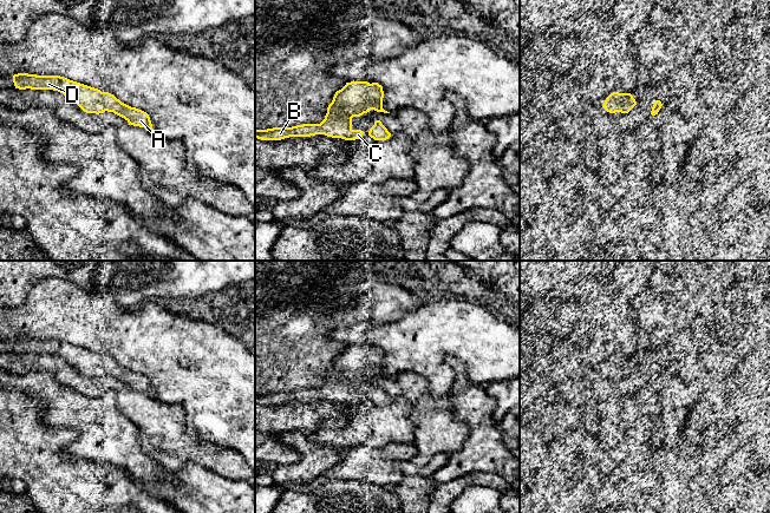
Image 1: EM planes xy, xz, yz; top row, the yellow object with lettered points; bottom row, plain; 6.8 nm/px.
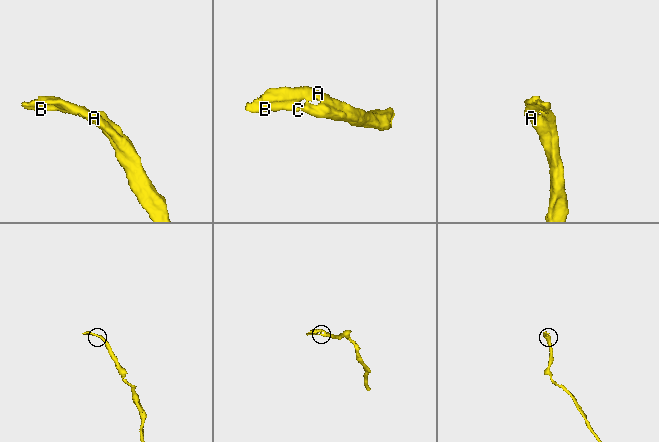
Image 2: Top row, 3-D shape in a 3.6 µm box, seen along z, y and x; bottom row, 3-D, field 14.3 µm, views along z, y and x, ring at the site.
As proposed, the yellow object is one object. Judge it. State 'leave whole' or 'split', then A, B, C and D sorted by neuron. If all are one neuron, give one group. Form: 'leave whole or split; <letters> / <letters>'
leave whole; A B C D

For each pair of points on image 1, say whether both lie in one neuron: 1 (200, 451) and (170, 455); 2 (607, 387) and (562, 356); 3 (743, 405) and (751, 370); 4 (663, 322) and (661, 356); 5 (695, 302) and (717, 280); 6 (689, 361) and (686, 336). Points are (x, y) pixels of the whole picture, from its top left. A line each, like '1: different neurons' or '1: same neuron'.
1: same neuron
2: same neuron
3: same neuron
4: different neurons
5: different neurons
6: same neuron

